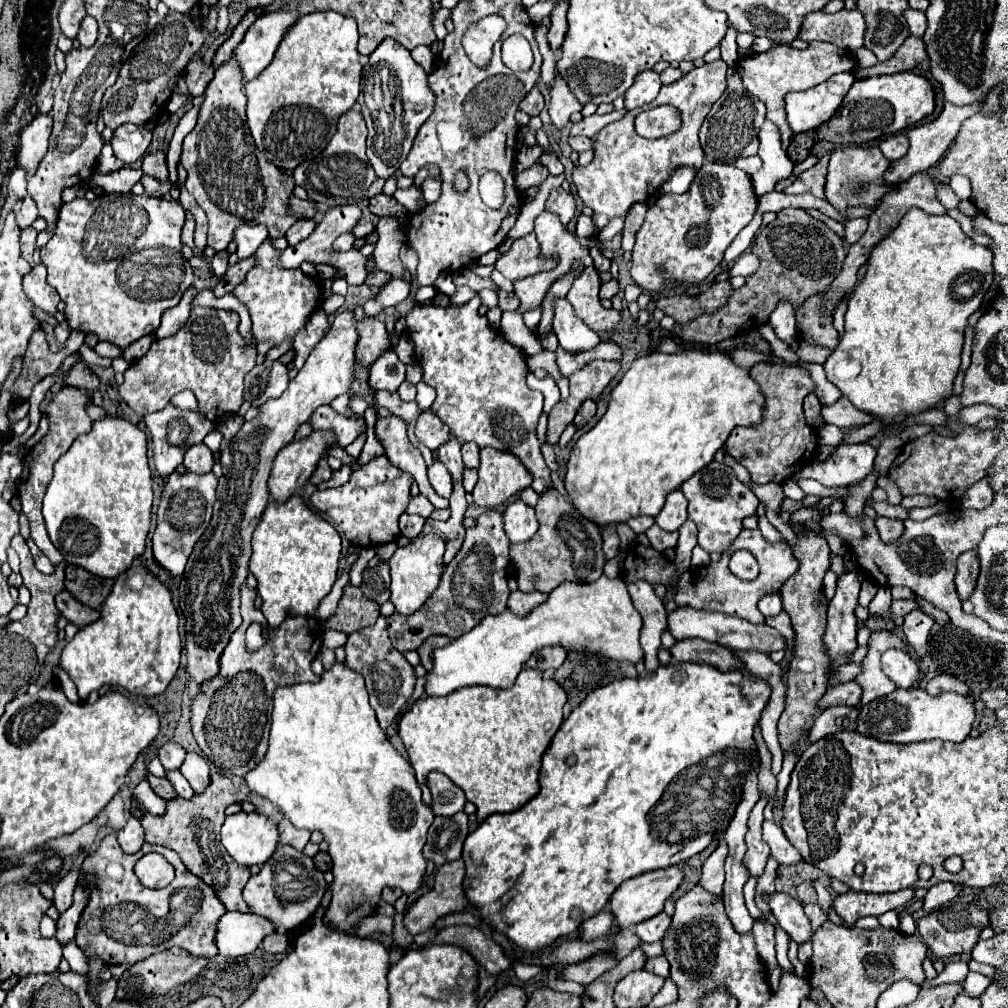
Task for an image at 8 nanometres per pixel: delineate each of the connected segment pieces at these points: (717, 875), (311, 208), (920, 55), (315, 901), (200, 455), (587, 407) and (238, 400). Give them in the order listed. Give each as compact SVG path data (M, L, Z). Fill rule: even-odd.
M722 838L716 840L718 846L716 850L706 858L704 866L702 866L702 878L700 878L700 884L716 894L718 898L722 898L722 884L724 884L724 860L726 860L726 854L728 854L728 848L726 848L726 842Z
M292 198L292 210L300 216L300 218L314 218L316 216L316 204L310 202L310 200L298 200L298 198Z
M908 36L904 40L904 44L894 52L892 58L878 62L876 66L870 66L870 68L856 68L856 74L858 74L858 78L868 78L868 76L880 76L880 74L908 72L924 58L926 58L926 50L924 50L922 40Z
M278 844L272 858L266 864L262 864L260 874L248 880L244 888L244 902L248 904L250 912L268 918L276 930L292 930L316 912L324 896L324 888L324 874L316 870L312 858L306 858L292 846Z
M194 444L184 454L184 466L186 466L186 470L190 470L194 474L206 474L206 472L210 472L212 464L214 464L212 452L204 444Z
M586 400L586 402L582 402L582 406L578 408L576 418L574 418L576 428L582 428L584 424L588 424L594 414L596 414L596 400Z
M194 308L188 322L172 338L156 340L140 360L130 364L130 368L124 372L124 384L120 386L120 396L140 416L162 410L172 400L174 394L186 388L196 394L202 414L212 422L216 422L224 414L238 412L244 402L244 378L256 364L256 348L252 348L250 342L246 342L238 334L238 322L240 318L232 310Z

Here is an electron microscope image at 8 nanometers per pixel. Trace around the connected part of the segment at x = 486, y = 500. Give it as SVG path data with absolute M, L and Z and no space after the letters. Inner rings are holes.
M492 448L480 450L478 482L472 490L474 502L484 508L504 504L510 496L532 484L530 472L518 462L516 456L508 452L498 452Z

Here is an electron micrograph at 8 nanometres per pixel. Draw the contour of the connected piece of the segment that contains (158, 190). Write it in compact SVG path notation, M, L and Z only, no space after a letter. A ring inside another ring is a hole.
M142 176L142 180L140 180L142 184L144 184L144 188L146 188L146 194L148 196L166 196L168 194L168 190L170 190L170 182L156 182L154 178L148 178L148 176Z

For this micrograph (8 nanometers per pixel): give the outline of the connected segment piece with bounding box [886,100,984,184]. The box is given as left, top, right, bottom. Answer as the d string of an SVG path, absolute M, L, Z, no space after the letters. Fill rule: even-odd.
M944 102L944 108L940 112L940 116L934 120L934 122L928 122L928 124L922 124L922 126L916 126L912 130L908 130L908 140L910 140L910 150L904 158L892 162L892 170L888 170L886 174L886 182L894 182L894 184L900 184L904 180L908 180L910 176L914 176L916 172L924 172L928 168L932 168L944 154L946 150L950 148L950 144L954 142L956 134L960 132L962 128L962 122L968 120L970 116L978 114L980 108L984 106L984 102L974 102L970 106L956 106L956 104L950 104L950 102Z

